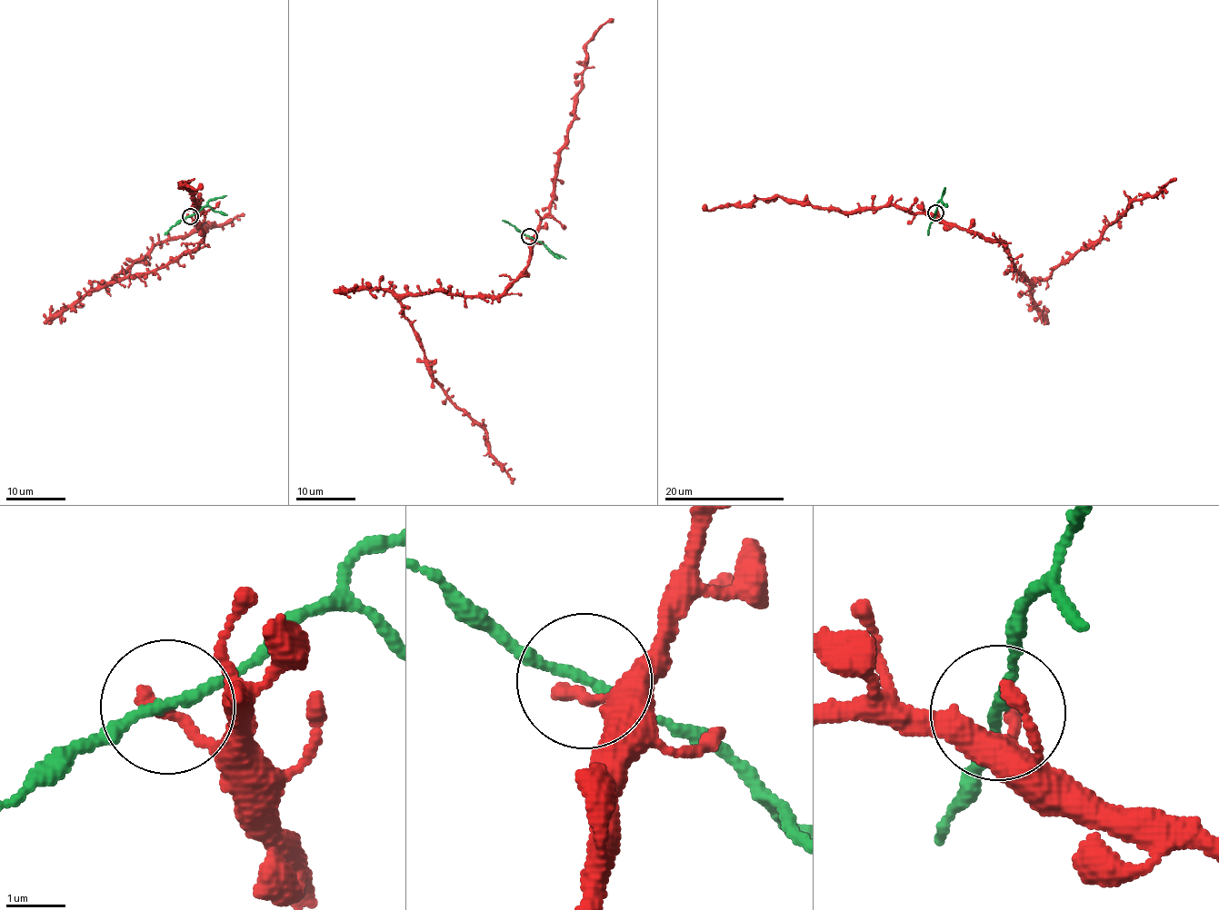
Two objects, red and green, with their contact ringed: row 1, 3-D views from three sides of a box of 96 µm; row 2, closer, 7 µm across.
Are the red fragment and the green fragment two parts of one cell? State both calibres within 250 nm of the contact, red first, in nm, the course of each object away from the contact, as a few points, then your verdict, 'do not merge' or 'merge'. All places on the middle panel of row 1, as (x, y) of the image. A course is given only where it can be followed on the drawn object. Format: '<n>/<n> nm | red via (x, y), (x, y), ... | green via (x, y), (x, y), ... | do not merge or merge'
240/160 nm | red via (529, 238), (529, 265), (503, 293), (425, 291), (401, 300), (433, 380), (485, 430), (489, 455), (513, 484) | green via (529, 236), (565, 258) | merge

